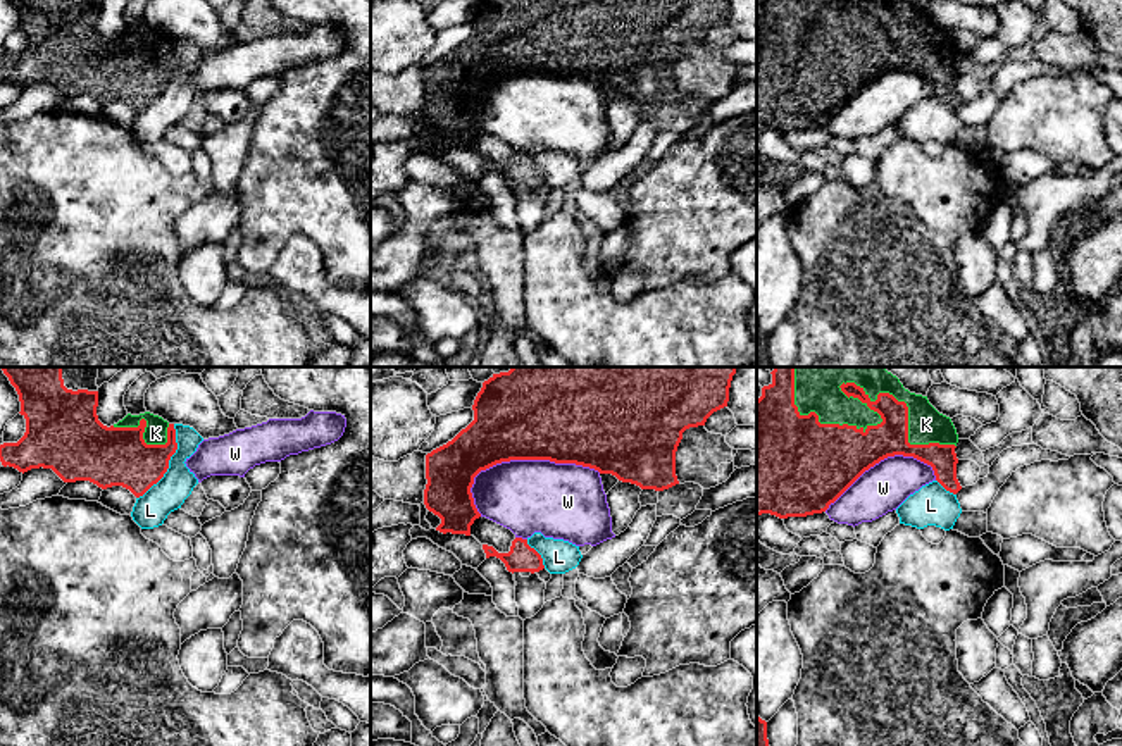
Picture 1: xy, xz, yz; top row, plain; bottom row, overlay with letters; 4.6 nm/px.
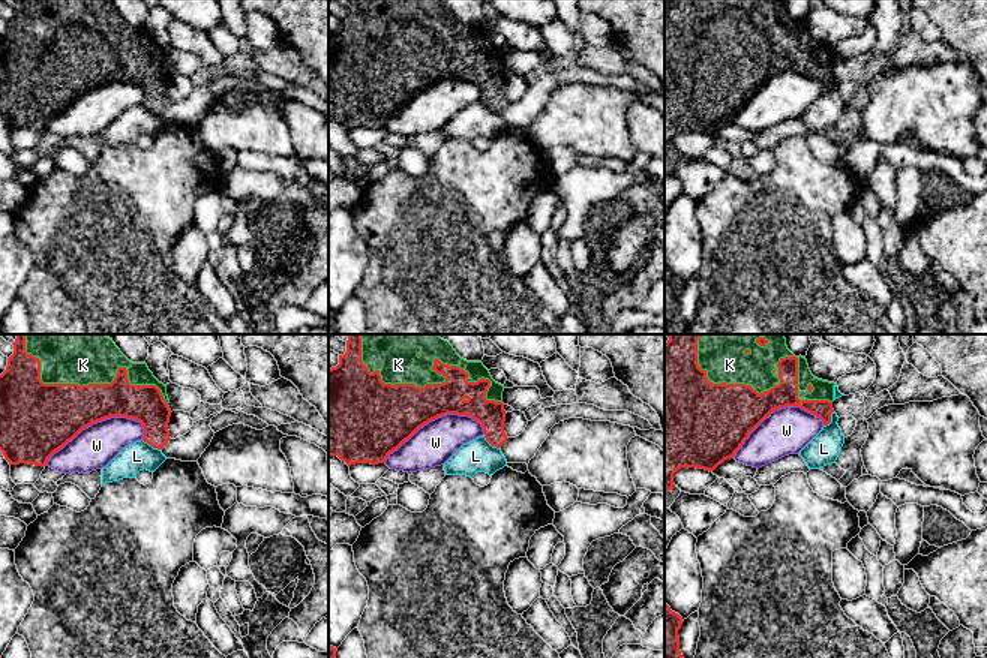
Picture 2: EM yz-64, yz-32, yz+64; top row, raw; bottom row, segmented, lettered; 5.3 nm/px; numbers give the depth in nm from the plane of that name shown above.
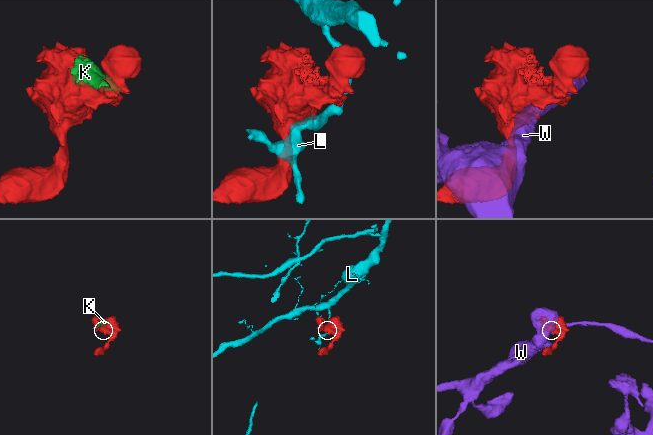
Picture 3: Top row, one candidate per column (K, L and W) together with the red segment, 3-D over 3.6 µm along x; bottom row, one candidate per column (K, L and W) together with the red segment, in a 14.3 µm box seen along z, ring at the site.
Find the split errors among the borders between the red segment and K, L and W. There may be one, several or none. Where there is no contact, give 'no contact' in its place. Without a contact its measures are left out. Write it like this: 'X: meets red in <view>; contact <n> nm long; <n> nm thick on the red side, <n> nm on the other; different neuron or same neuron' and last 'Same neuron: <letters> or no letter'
K: meets red in yz; contact 850 nm long; 240 nm thick on the red side, 240 nm on the other; same neuron
L: meets red in xy; contact 400 nm long; 280 nm thick on the red side, 160 nm on the other; different neuron
W: meets red in xz; contact 600 nm long; 480 nm thick on the red side, 360 nm on the other; different neuron
Same neuron: K

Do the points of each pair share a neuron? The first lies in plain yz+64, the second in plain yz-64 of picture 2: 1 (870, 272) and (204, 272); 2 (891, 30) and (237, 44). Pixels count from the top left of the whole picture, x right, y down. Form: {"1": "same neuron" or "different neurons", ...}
{"1": "same neuron", "2": "same neuron"}

